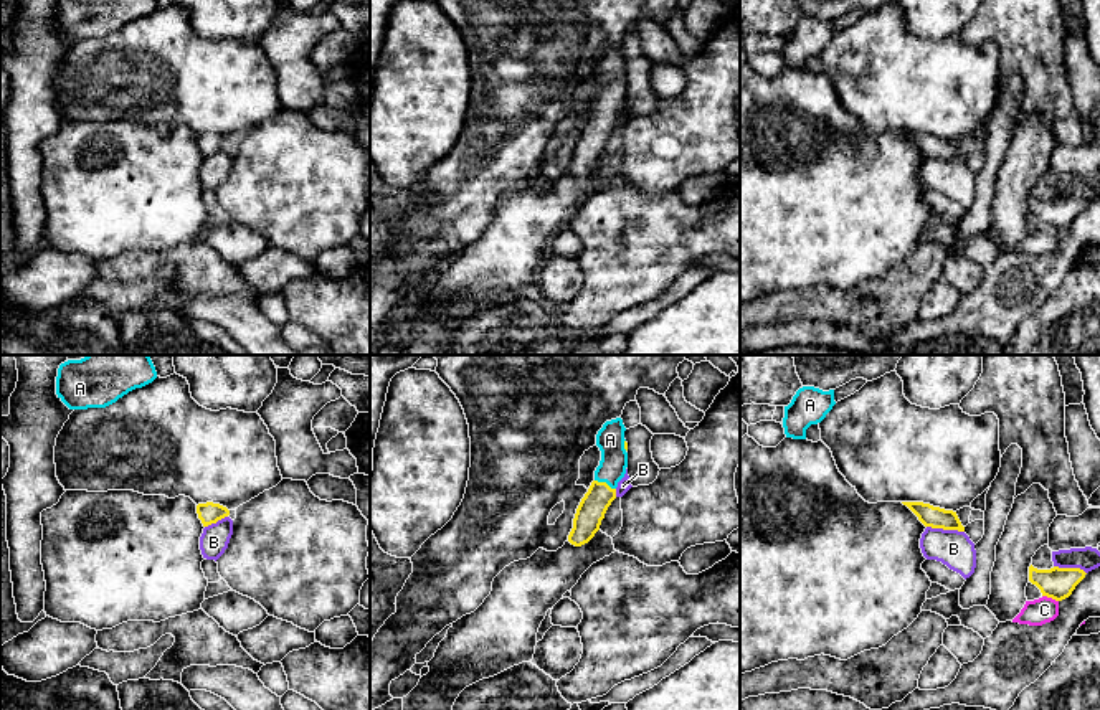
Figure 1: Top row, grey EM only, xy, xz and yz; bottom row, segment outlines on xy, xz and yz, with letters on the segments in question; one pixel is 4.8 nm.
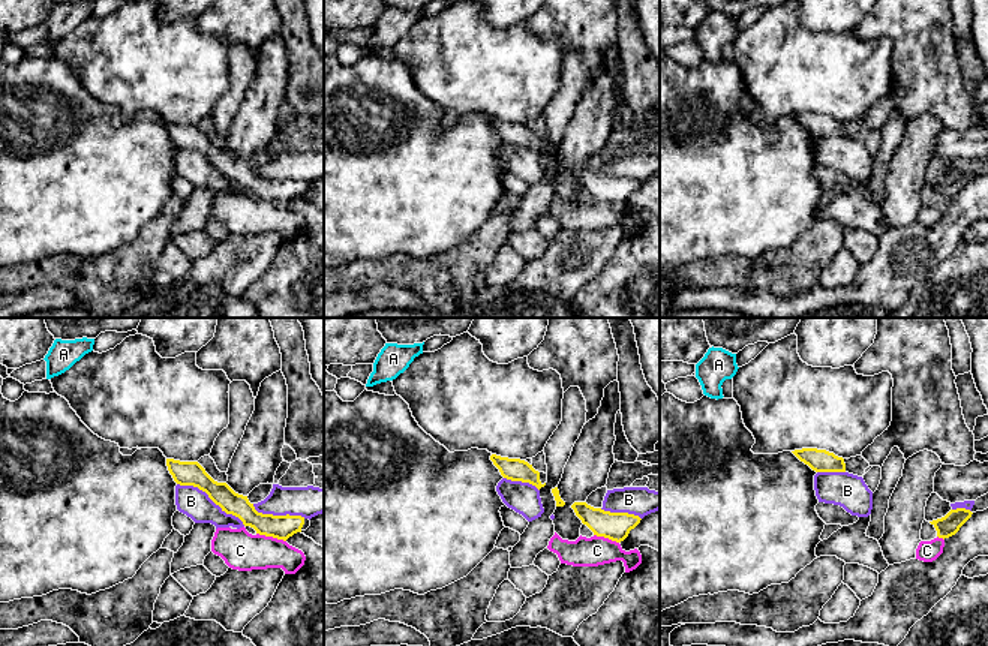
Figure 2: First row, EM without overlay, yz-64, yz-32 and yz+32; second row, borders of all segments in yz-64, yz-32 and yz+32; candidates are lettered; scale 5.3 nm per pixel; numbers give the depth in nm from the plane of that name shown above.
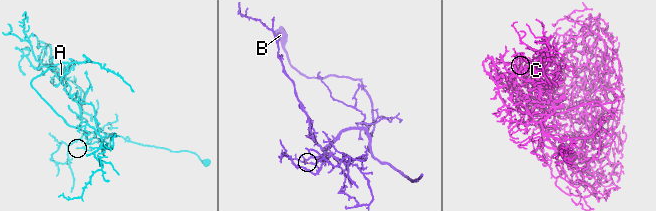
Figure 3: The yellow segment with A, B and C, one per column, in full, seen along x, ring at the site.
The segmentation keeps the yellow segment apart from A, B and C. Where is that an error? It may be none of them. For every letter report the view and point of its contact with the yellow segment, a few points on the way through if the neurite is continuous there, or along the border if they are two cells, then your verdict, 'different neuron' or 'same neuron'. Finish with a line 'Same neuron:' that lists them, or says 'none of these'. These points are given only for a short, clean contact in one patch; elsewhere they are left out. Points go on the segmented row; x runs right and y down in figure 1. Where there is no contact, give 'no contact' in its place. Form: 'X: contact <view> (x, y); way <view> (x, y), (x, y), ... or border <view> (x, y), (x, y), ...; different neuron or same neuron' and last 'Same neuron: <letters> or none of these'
A: contact xz (605, 482); way xz (592, 509), (605, 482), (610, 471), (610, 440); same neuron
B: contact yz (945, 529); different neuron
C: contact yz (1051, 596); border yz (1043, 595), (1057, 601); different neuron
Same neuron: A

